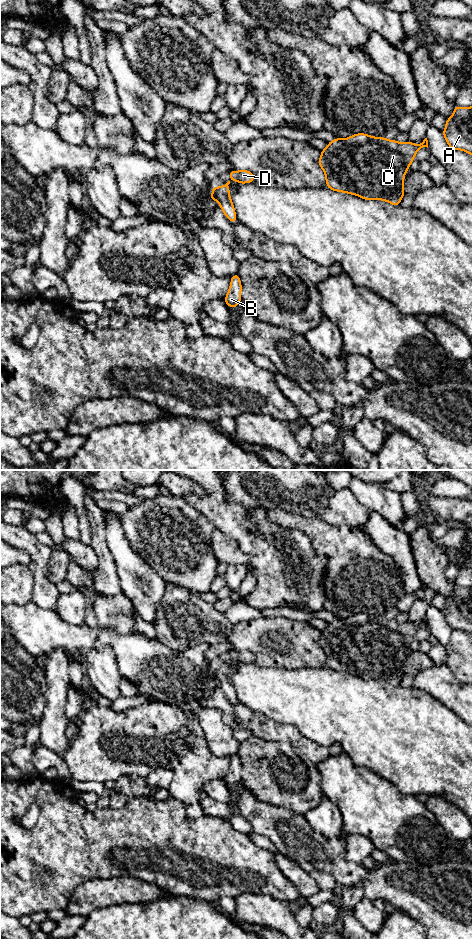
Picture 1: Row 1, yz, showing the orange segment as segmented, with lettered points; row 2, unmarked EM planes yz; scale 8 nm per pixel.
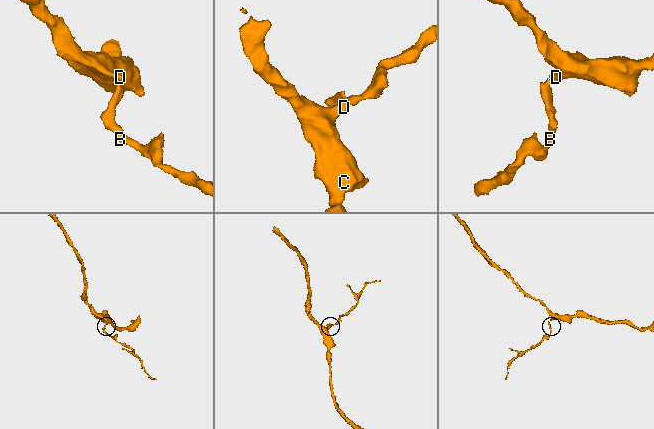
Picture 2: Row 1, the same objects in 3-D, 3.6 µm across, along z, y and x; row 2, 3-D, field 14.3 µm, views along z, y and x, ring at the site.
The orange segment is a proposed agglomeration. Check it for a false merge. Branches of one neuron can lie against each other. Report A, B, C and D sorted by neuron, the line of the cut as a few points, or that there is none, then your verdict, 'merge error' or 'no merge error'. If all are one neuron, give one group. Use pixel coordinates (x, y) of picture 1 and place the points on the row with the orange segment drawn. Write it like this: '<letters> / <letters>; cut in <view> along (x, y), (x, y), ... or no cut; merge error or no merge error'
A B C D; no cut; no merge error

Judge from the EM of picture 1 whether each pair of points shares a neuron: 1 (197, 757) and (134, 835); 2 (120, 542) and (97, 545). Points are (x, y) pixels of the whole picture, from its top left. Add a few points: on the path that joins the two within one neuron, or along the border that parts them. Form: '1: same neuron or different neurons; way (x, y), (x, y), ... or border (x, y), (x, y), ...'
1: different neurons; border (172, 797), (181, 801), (186, 806)
2: different neurons; border (104, 521), (106, 546), (116, 566)

